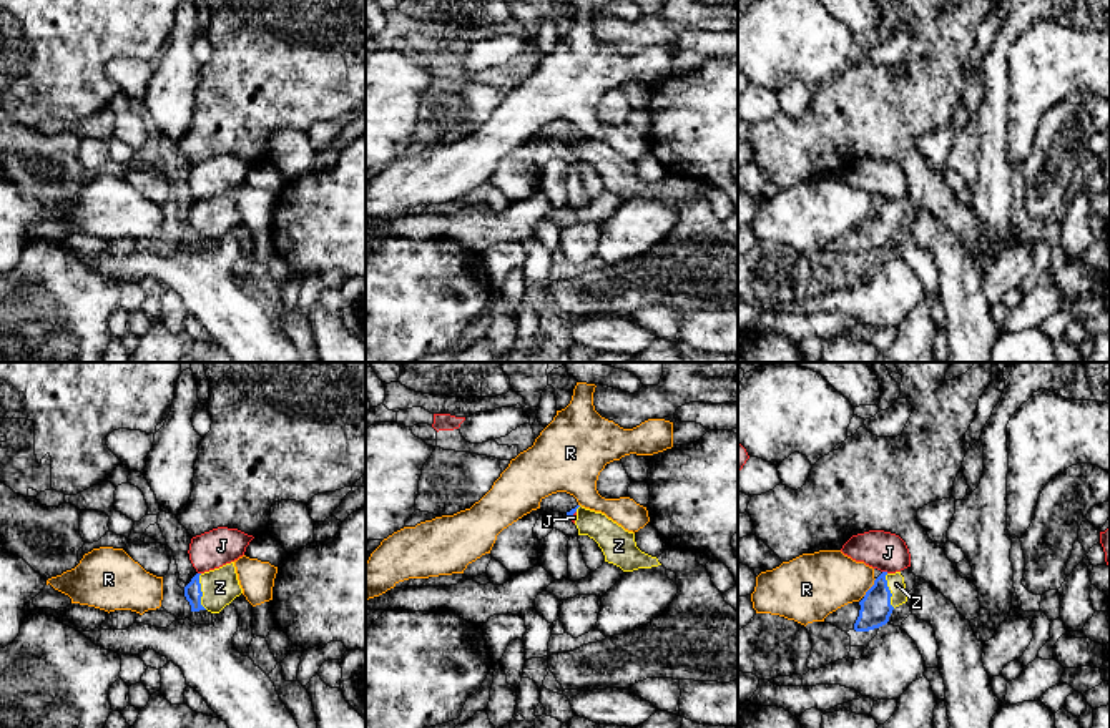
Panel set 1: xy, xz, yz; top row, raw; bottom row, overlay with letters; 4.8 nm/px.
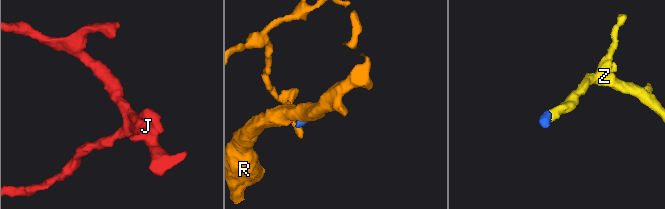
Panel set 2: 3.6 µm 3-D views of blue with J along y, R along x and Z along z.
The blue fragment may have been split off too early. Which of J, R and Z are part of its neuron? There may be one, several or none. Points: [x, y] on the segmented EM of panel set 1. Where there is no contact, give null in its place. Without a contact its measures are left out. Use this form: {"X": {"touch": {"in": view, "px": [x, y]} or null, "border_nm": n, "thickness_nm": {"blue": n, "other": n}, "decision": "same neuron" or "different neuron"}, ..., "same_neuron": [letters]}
{"J": {"touch": {"in": "yz", "px": [886, 572]}, "border_nm": 30, "thickness_nm": {"blue": 150, "other": 190}, "decision": "different neuron"}, "R": {"touch": {"in": "yz", "px": [871, 587]}, "border_nm": 110, "thickness_nm": {"blue": 150, "other": 300}, "decision": "different neuron"}, "Z": {"touch": {"in": "xy", "px": [201, 592]}, "border_nm": 180, "thickness_nm": {"blue": 90, "other": 180}, "decision": "same neuron"}, "same_neuron": ["Z"]}

